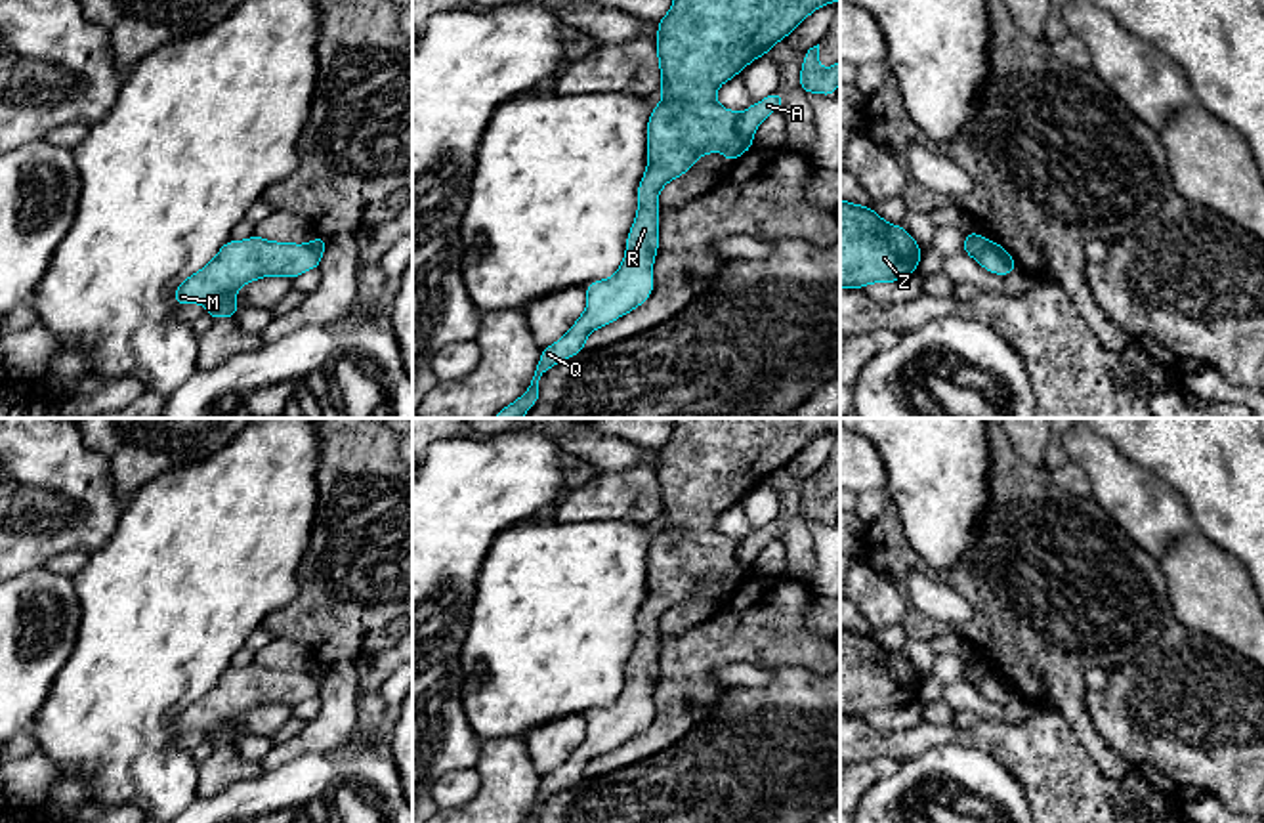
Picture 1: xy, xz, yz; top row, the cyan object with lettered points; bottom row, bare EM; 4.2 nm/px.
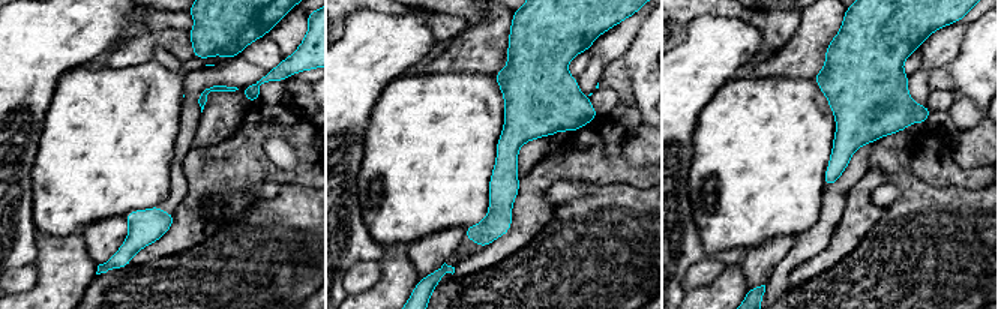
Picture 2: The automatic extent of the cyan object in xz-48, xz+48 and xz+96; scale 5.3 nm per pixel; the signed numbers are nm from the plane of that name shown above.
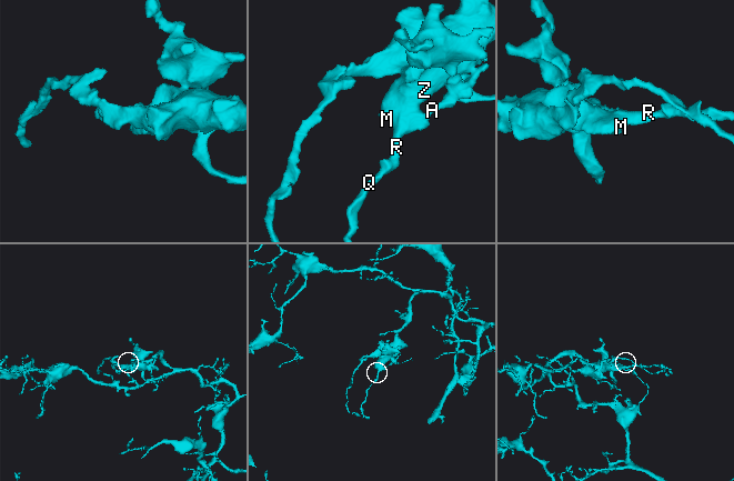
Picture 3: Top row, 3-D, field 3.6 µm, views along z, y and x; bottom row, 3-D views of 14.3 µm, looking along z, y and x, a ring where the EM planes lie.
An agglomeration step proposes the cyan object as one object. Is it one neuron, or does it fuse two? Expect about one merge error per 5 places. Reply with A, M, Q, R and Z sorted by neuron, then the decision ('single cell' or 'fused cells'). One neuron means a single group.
A / M Q R Z; fused cells

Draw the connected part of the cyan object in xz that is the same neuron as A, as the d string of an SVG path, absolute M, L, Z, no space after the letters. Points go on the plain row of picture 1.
M773 519L766 527L750 533L747 538L737 542L737 550L735 550L737 559L747 565L752 565L756 556L762 552L762 548L773 538L779 538L781 533L783 533L781 519Z

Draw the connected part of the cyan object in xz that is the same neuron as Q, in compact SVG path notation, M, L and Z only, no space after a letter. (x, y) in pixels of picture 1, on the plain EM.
M674 418L670 439L657 451L655 475L664 523L649 540L647 598L638 613L638 642L626 665L626 680L611 707L584 714L588 733L569 760L544 775L535 804L523 823L538 823L540 804L584 777L588 762L642 733L653 722L653 687L659 680L659 619L684 603L693 590L722 579L727 592L752 577L752 565L737 559L737 540L716 531L716 517L737 504L750 489L766 483L817 435L838 430L840 418Z

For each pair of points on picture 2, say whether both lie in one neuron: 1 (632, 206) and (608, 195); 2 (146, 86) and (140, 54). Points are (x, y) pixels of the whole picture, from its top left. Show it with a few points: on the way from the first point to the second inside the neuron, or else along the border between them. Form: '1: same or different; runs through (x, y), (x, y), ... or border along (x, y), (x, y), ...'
1: same; runs through (626, 206), (619, 206), (614, 201)
2: different; border along (153, 59), (144, 63), (107, 68)

